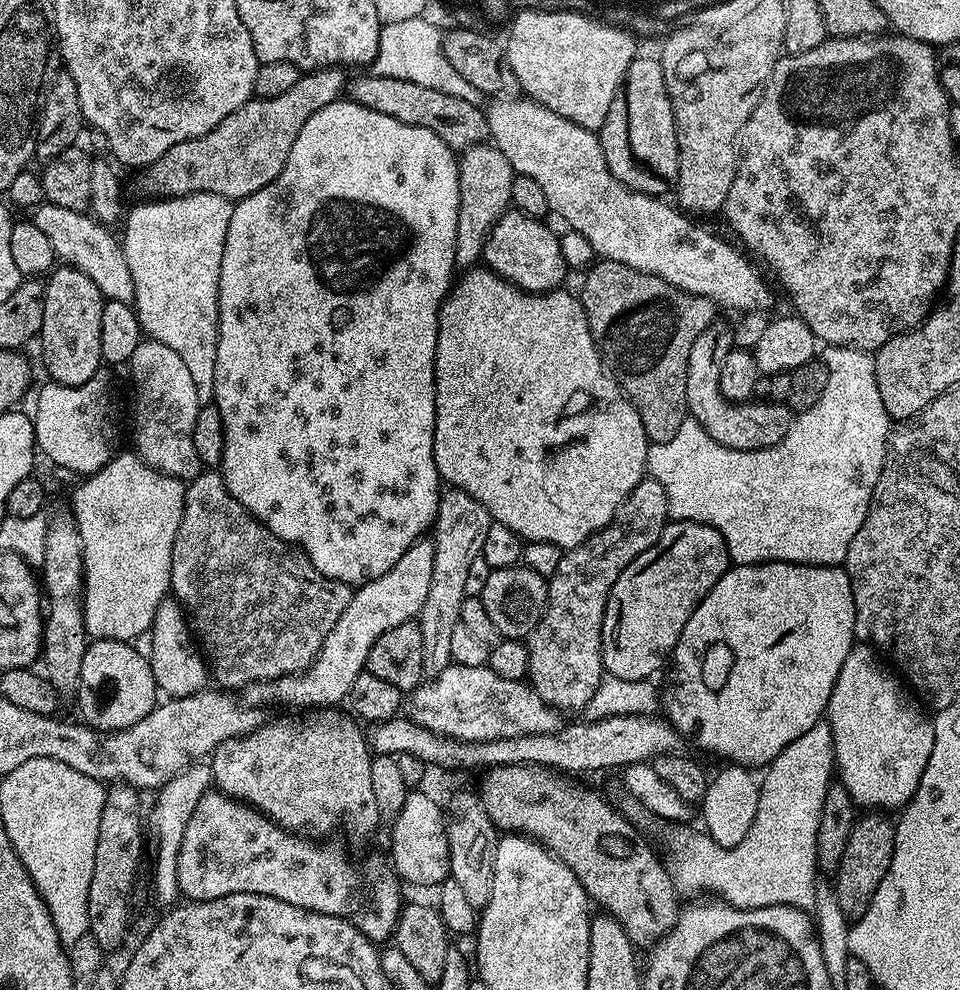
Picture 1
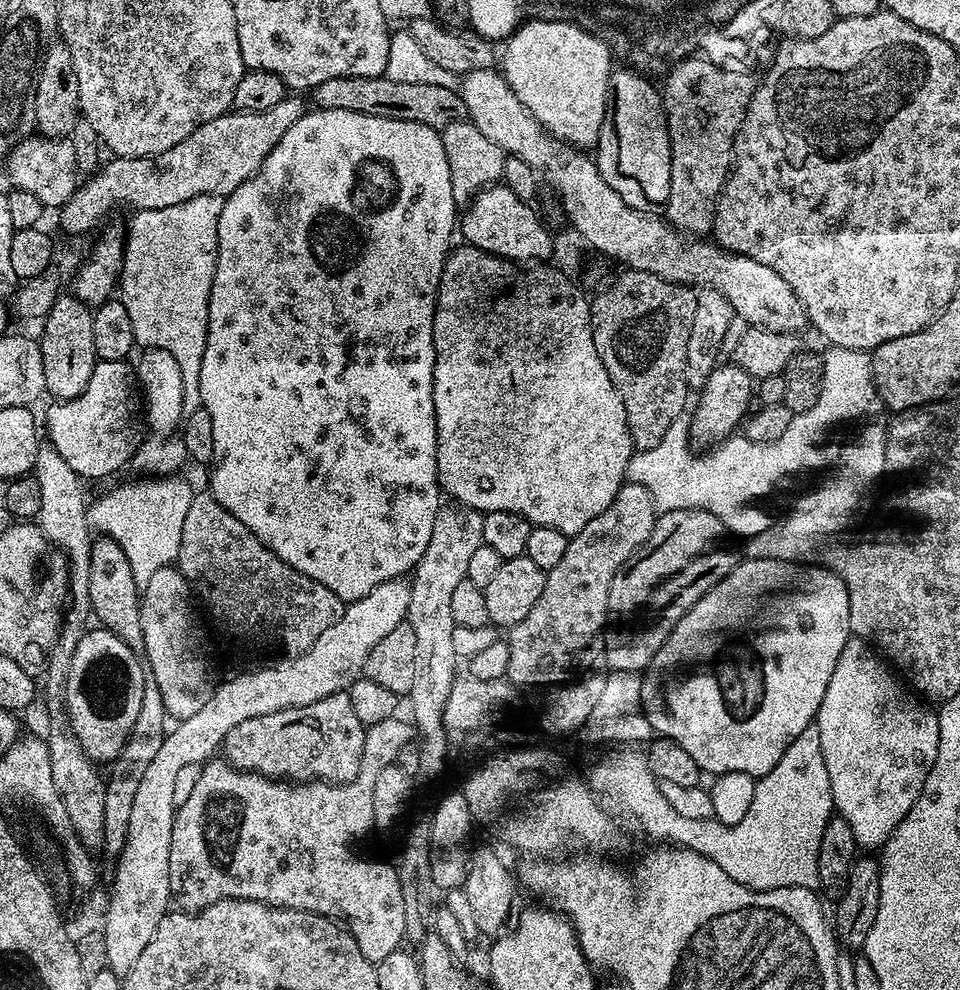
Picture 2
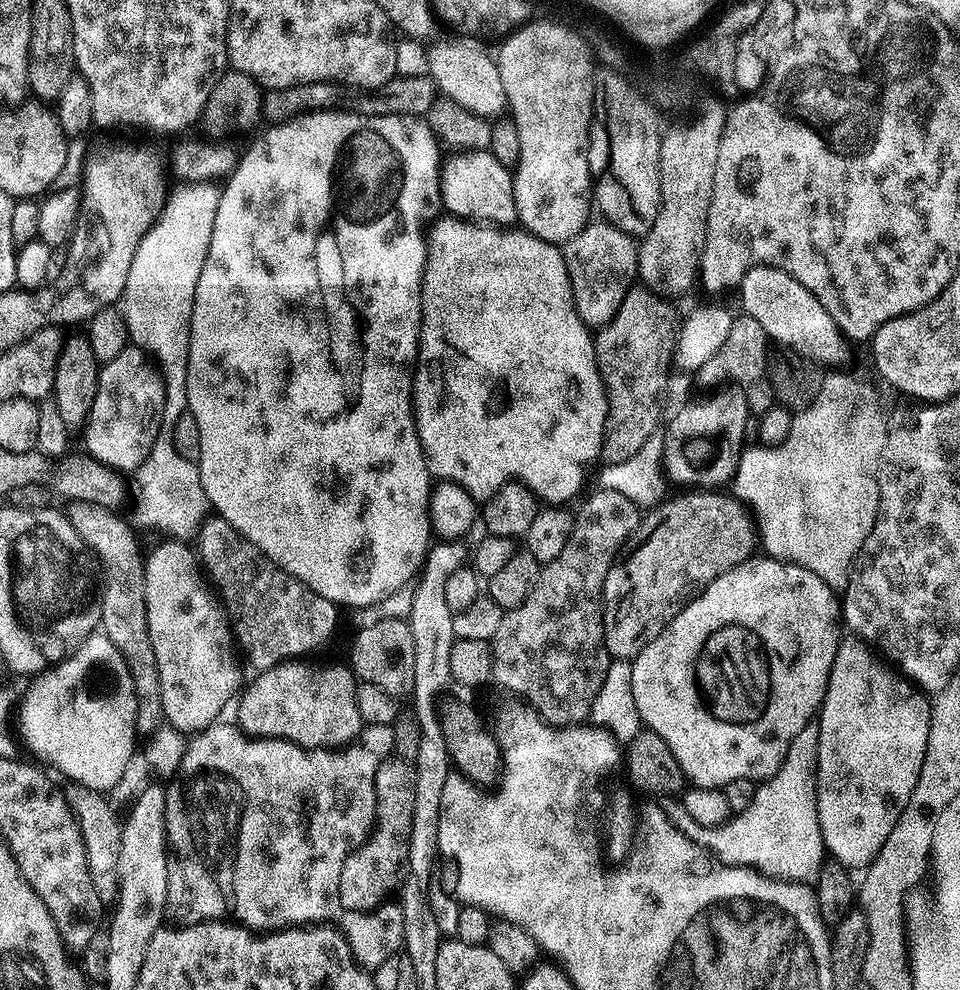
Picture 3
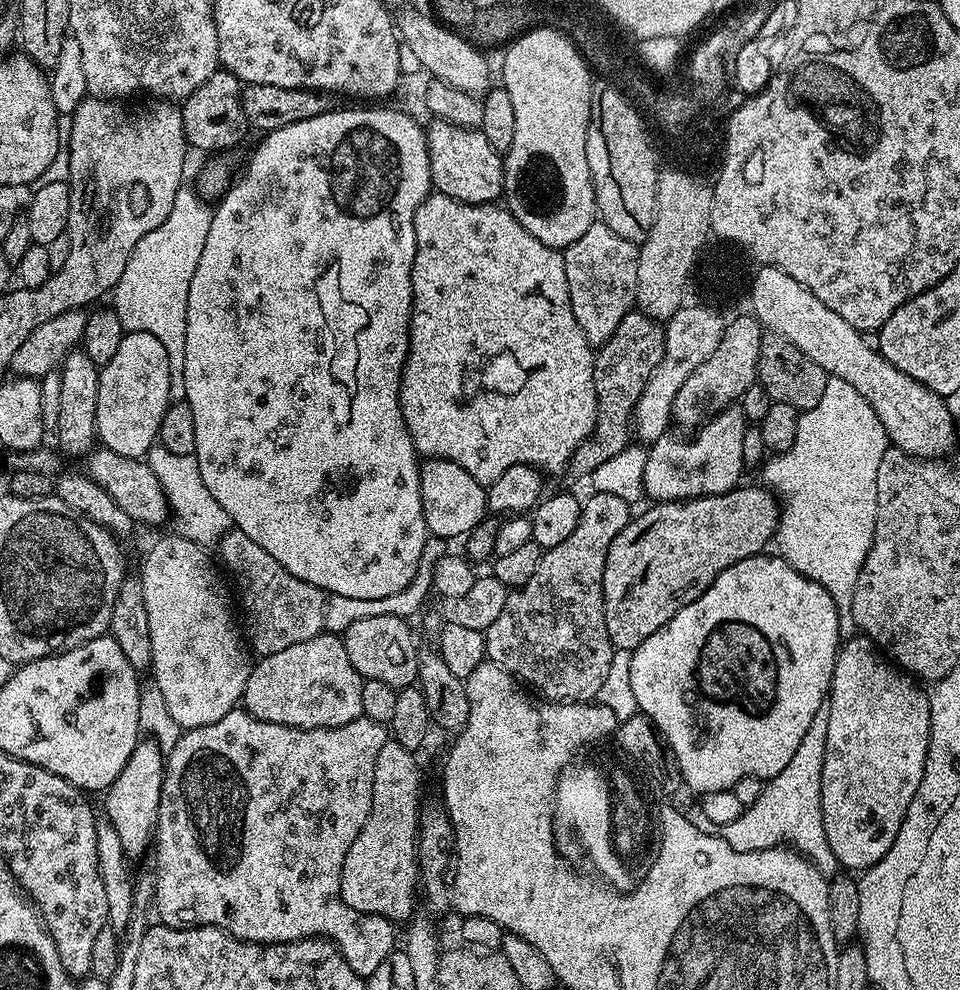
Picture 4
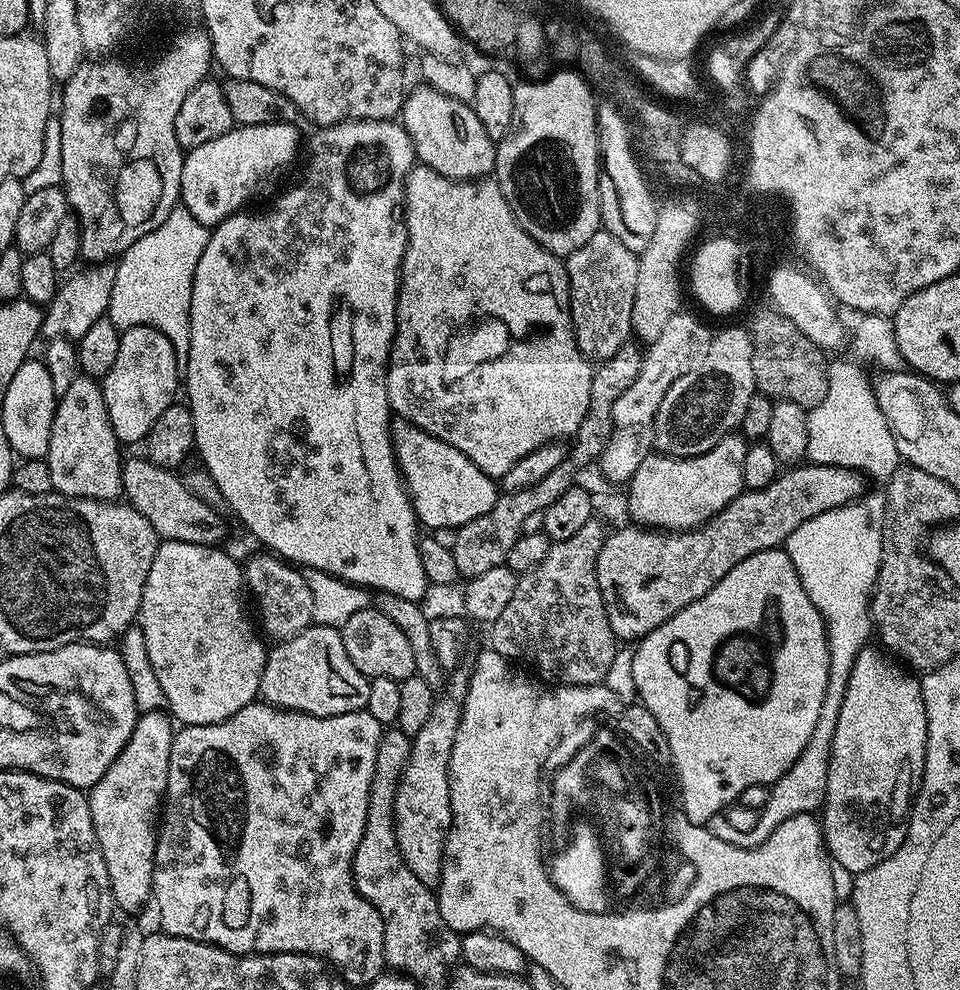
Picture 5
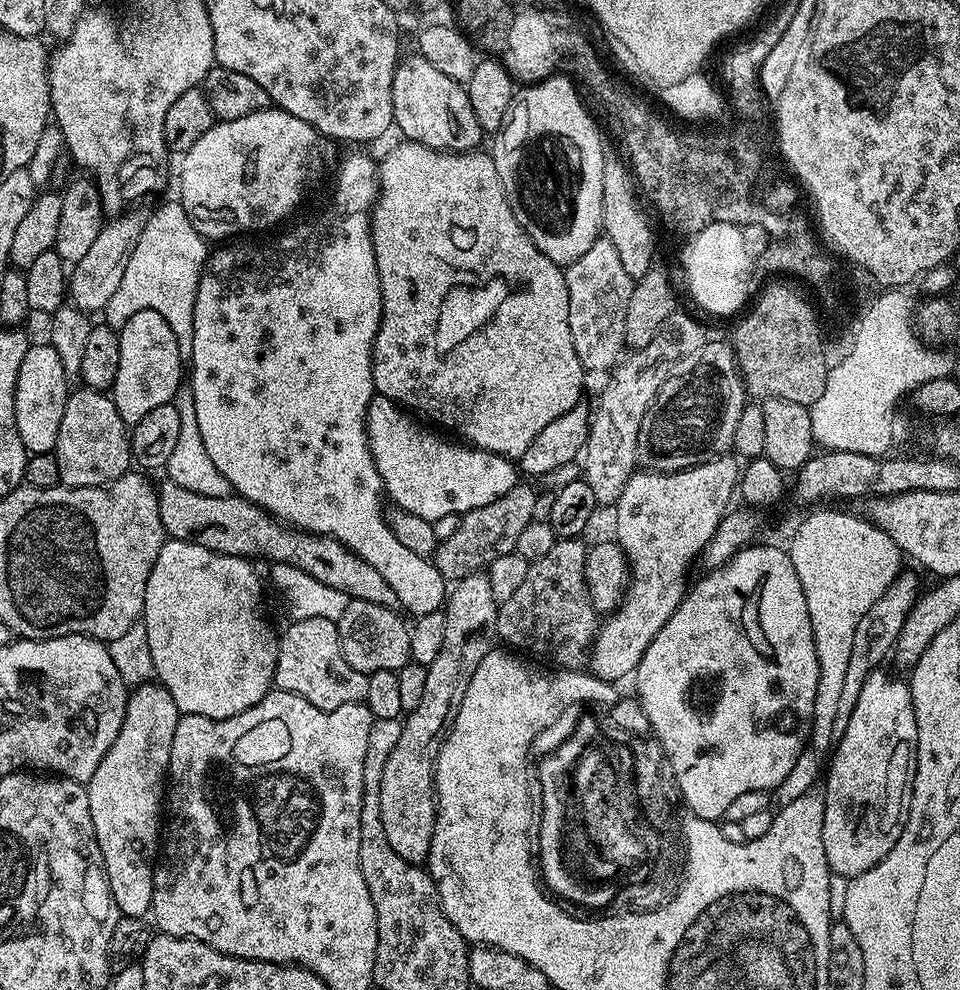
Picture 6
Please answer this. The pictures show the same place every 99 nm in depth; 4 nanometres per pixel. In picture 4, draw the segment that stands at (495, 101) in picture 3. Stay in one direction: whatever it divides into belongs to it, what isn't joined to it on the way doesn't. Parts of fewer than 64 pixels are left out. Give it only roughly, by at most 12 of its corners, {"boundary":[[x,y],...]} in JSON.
{"boundary":[[420,12],[398,16],[421,69],[473,94],[487,92],[485,53]]}

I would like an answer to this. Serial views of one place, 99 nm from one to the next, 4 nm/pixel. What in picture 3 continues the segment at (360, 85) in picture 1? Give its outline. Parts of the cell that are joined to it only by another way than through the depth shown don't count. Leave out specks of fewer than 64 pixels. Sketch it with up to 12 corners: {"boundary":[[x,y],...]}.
{"boundary":[[431,75],[377,88],[332,80],[263,93],[269,125],[343,106],[363,116],[427,117]]}

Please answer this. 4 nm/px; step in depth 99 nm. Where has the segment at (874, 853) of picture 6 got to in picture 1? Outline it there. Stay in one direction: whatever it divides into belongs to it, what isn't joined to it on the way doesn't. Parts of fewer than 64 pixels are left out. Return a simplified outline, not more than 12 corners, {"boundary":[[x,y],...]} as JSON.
{"boundary":[[857,643],[828,699],[839,783],[864,810],[918,790],[933,721]]}

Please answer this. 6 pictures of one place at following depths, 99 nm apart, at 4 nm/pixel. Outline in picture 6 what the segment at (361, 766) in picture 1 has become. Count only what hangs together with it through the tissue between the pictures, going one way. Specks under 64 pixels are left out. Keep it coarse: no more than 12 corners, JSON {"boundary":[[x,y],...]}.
{"boundary":[[335,620],[279,633],[275,687],[322,710],[359,704],[368,677]]}

